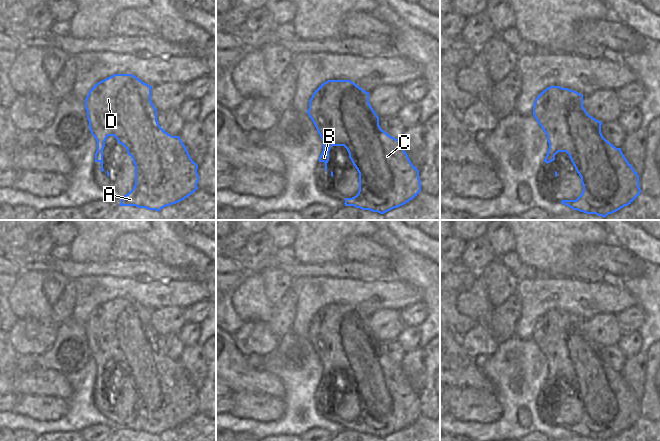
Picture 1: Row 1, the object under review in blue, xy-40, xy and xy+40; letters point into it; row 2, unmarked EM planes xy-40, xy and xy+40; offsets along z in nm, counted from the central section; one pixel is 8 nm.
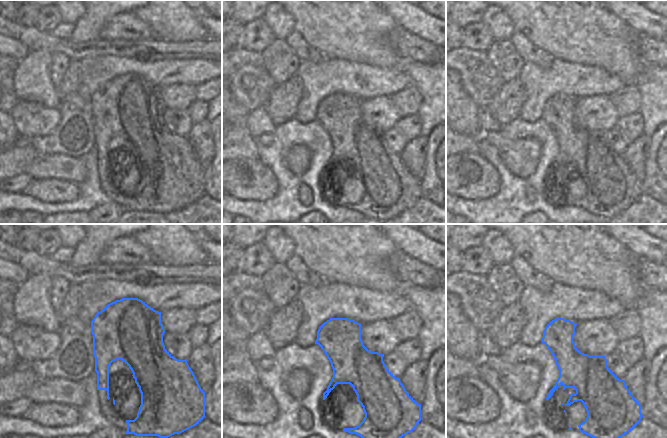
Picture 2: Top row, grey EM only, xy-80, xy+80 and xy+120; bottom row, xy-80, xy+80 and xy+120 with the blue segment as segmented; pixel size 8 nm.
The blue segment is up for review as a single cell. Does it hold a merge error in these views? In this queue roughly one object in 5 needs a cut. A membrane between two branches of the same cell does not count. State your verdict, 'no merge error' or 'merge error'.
no merge error

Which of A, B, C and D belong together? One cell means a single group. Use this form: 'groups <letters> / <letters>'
groups A B C D

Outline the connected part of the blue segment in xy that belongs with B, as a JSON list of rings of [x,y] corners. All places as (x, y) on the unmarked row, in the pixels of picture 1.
[[[328,304],[313,317],[307,338],[323,365],[319,386],[325,387],[325,395],[331,371],[344,370],[359,397],[359,415],[356,420],[345,422],[345,430],[384,438],[419,418],[419,394],[411,387],[401,364],[381,353],[379,341],[369,327],[369,316],[350,304]]]

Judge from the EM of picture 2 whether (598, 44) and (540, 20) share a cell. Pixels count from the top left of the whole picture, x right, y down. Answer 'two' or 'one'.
one

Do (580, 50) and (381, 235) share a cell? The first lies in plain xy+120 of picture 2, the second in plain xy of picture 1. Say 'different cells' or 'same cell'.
different cells

